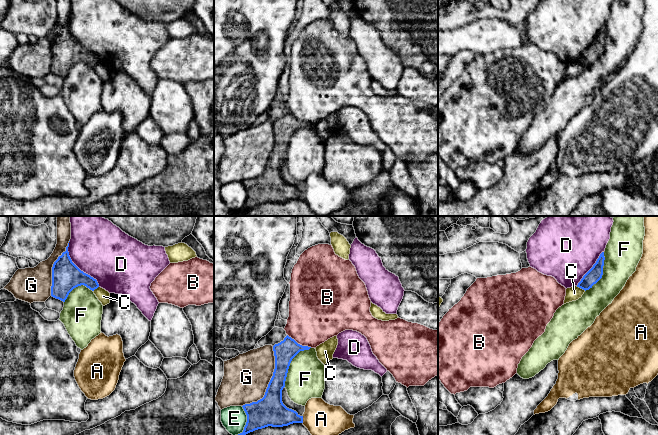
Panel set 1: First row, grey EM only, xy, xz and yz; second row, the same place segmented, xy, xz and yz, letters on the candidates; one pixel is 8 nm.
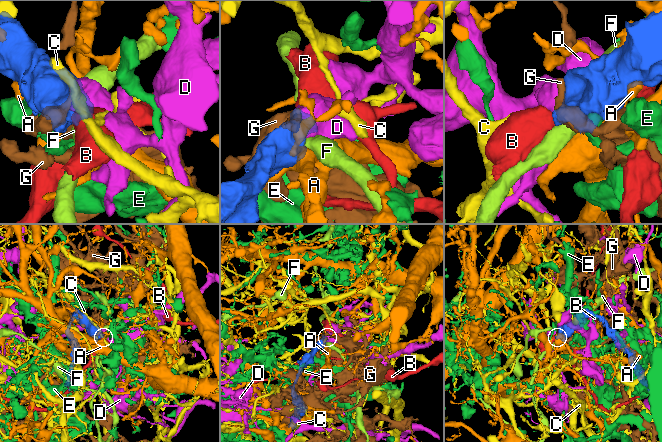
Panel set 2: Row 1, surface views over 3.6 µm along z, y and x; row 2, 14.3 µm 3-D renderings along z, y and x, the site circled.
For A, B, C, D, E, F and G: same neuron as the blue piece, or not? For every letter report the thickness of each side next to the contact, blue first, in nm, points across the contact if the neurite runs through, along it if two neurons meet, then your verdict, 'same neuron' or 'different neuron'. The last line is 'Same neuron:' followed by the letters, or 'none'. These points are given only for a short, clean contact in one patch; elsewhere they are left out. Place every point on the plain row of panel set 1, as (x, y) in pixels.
A: calibres 220 and 280 nm; different neuron
B: calibres 170 and 420 nm; border xz (287, 110), (298, 119), (311, 123); different neuron
C: calibres 110 and 110 nm; border yz (576, 62), (585, 66); different neuron
D: calibres 240 and 440 nm; different neuron
E: calibres 240 and 200 nm; different neuron
F: calibres 170 and 300 nm; different neuron
G: calibres 240 and 360 nm; different neuron
Same neuron: none

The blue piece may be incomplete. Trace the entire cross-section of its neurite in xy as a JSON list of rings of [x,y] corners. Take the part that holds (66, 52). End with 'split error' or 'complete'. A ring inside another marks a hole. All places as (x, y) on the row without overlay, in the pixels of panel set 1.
[[[68,22],[66,27],[62,29],[61,32],[54,38],[52,43],[52,62],[51,62],[51,72],[59,75],[63,78],[67,75],[69,69],[76,63],[84,61],[90,66],[94,67],[99,63],[99,60],[96,55],[90,51],[81,47],[71,36],[68,28]]]; complete

